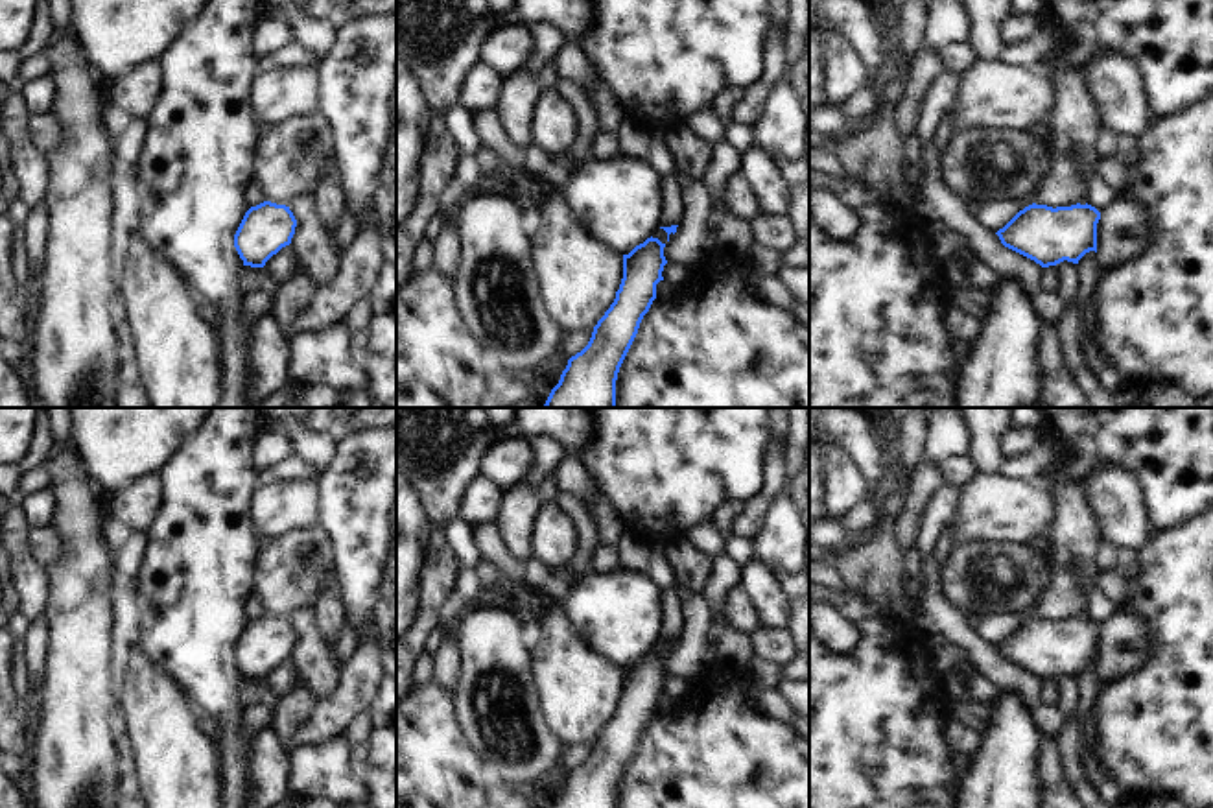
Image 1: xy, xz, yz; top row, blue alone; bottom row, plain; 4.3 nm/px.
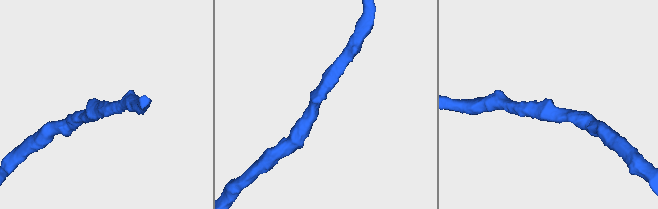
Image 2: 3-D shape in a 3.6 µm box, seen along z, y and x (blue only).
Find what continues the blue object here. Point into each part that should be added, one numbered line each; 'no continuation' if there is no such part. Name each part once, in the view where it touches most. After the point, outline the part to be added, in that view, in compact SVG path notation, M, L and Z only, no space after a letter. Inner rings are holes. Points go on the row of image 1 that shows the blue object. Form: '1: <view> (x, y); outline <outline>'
no continuation

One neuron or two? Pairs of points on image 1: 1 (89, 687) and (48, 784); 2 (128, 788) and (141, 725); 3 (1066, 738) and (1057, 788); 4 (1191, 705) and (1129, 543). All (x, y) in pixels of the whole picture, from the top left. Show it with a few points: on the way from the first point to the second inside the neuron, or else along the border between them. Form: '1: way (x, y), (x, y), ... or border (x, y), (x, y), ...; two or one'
1: way (74, 711), (72, 760); one
2: border (129, 755), (141, 788); two
3: border (1055, 738), (1060, 749), (1062, 775), (1071, 788); two
4: border (1153, 528), (1132, 558); two

